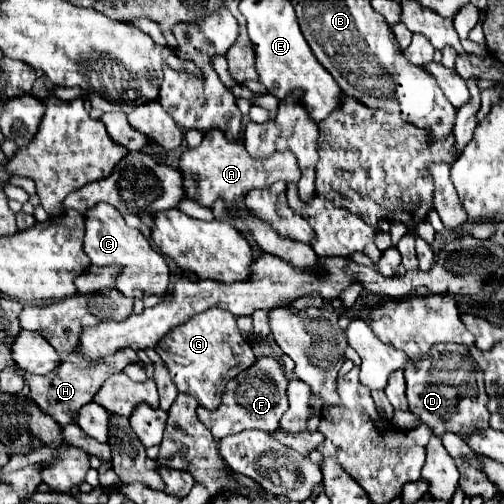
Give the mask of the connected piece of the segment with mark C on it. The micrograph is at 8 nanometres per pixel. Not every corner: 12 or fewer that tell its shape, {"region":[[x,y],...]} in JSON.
{"region":[[112,205],[84,215],[92,265],[124,297],[166,295],[162,253]]}

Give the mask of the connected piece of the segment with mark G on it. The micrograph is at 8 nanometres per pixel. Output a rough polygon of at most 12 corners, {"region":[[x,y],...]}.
{"region":[[218,307],[154,351],[178,393],[218,407],[226,383],[256,361]]}

